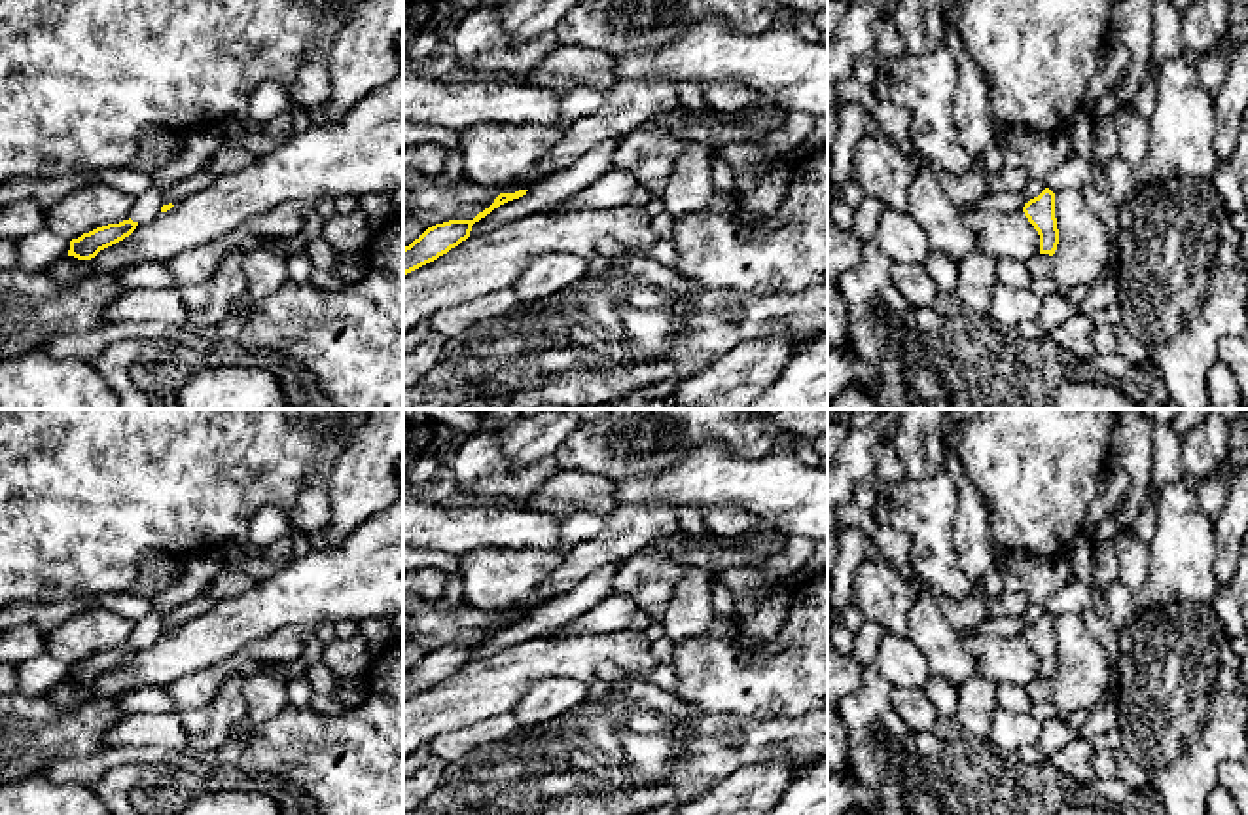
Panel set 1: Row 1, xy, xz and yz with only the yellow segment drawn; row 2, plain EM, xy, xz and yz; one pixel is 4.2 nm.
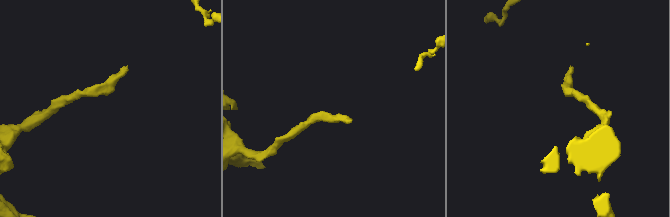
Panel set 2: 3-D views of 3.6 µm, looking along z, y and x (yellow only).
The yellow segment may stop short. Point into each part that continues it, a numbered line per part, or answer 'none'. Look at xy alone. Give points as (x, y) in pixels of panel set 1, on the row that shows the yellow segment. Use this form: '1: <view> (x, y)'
none

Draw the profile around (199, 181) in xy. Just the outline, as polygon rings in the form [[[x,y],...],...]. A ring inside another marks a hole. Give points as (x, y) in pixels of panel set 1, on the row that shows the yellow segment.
[[[199,171],[163,191],[163,205],[178,205],[182,199],[191,197],[193,193],[212,186],[218,176]]]

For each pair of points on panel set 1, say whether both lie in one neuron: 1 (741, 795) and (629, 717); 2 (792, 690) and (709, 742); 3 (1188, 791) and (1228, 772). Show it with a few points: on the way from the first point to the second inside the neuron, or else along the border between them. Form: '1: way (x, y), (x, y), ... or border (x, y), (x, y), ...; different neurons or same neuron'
1: border (762, 762), (737, 768), (703, 795); different neurons
2: border (703, 713), (739, 713), (756, 719), (790, 717); different neurons
3: border (1228, 760), (1218, 766), (1216, 783); different neurons

